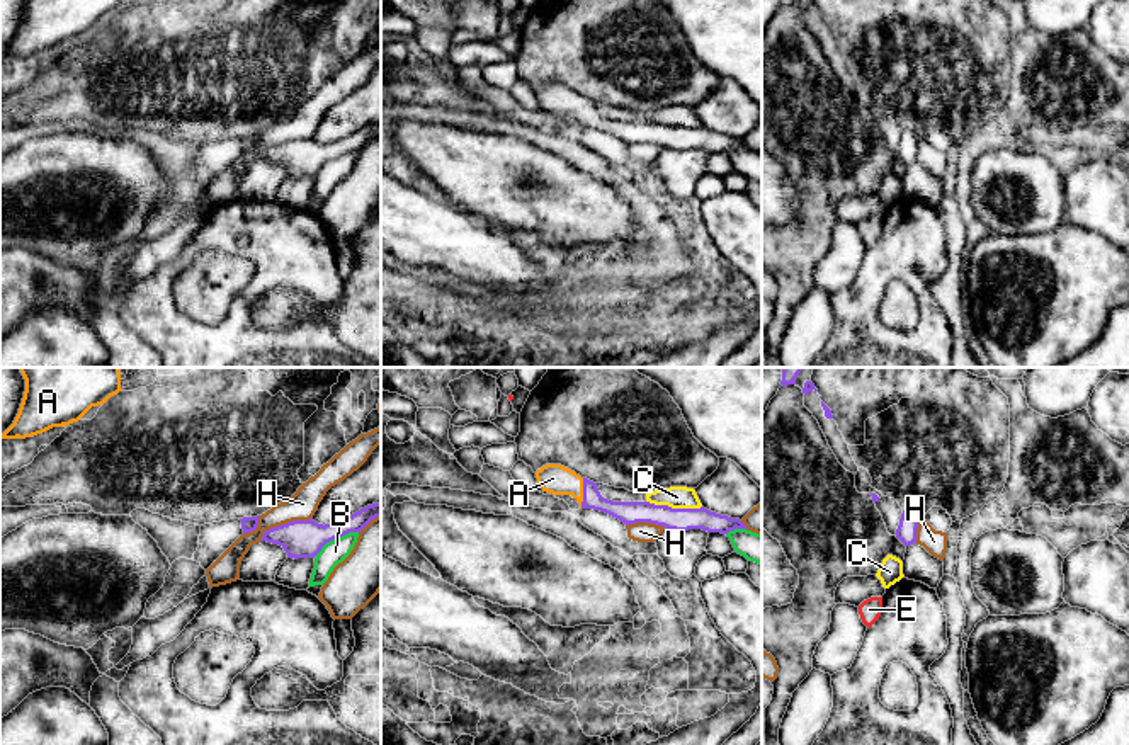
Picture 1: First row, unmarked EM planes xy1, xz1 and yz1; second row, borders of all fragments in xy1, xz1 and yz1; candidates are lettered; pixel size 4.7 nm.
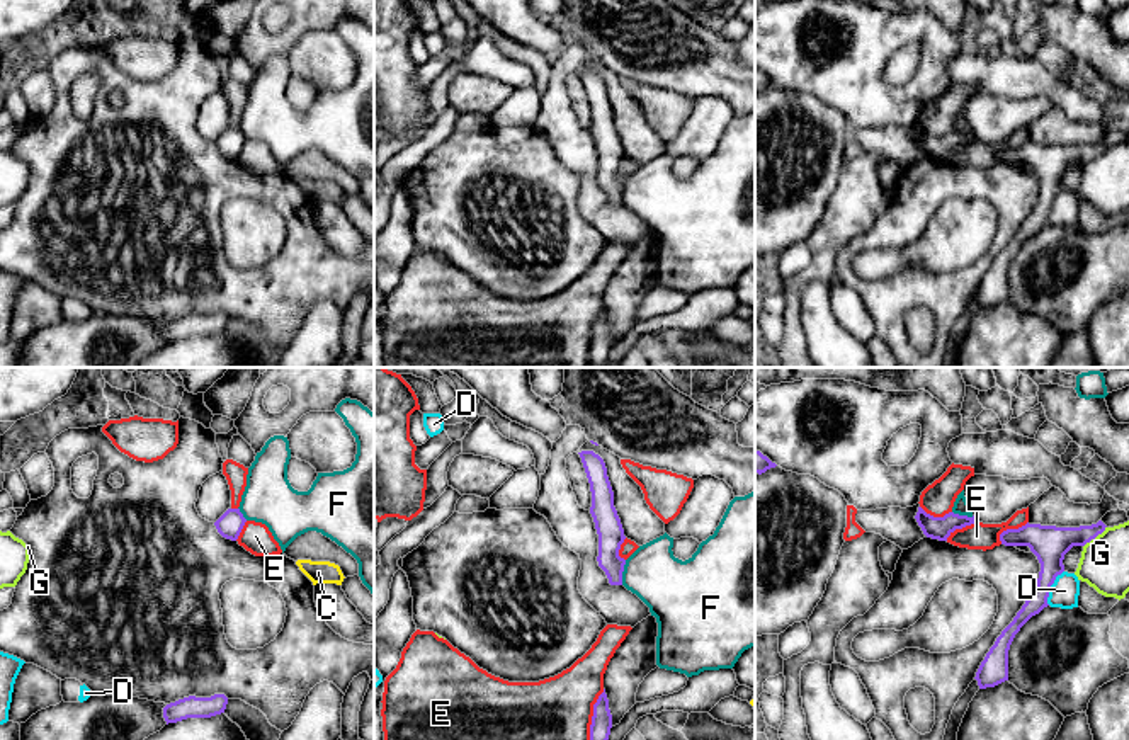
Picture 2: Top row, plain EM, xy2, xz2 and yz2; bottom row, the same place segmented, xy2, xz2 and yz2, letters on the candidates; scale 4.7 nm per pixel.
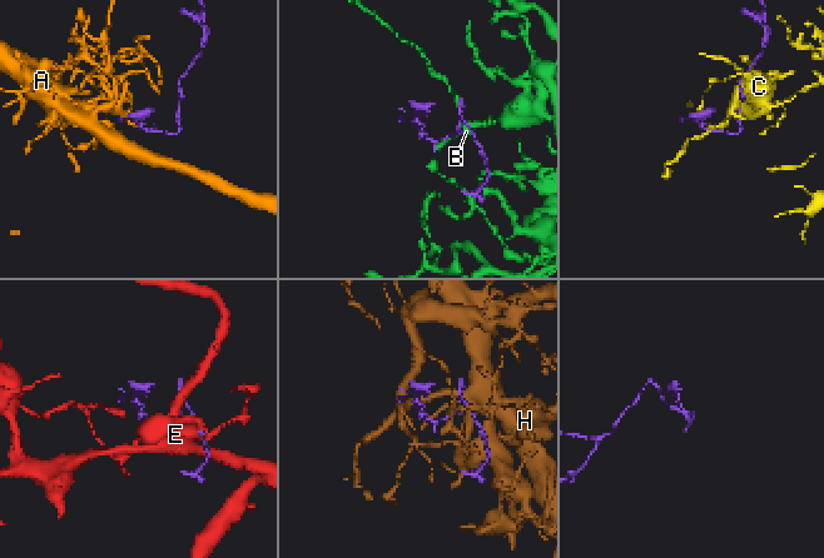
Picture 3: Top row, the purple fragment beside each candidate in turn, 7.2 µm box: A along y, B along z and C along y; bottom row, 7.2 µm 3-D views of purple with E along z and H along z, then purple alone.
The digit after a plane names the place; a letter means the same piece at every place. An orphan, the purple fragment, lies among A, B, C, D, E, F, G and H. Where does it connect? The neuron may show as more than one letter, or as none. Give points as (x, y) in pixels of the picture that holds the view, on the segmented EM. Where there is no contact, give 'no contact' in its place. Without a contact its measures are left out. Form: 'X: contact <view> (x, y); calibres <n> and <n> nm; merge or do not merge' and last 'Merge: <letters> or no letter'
A: contact xz1 (584, 494); calibres 110 and 140 nm; merge
B: contact xy1 (335, 538); calibres 180 and 110 nm; do not merge
C: contact xz1 (674, 509); calibres 110 and 110 nm; do not merge
D: contact yz2 (1049, 587); calibres 170 and 140 nm; do not merge
E: contact xz2 (594, 715); calibres 100 and 300 nm; do not merge
F: contact xz2 (623, 570); calibres 130 and 280 nm; do not merge
G: contact yz2 (1095, 536); calibres 170 and 240 nm; do not merge
H: contact xy1 (284, 524); calibres 180 and 140 nm; do not merge
Merge: A

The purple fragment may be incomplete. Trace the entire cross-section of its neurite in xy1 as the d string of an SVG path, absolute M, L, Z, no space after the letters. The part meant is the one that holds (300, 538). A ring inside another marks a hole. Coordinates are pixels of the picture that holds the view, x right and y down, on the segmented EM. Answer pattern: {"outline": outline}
{"outline": "M381 502L332 524L292 520L264 532L262 541L279 544L287 558L315 558L321 548L349 532L360 532L372 519L381 517Z"}

